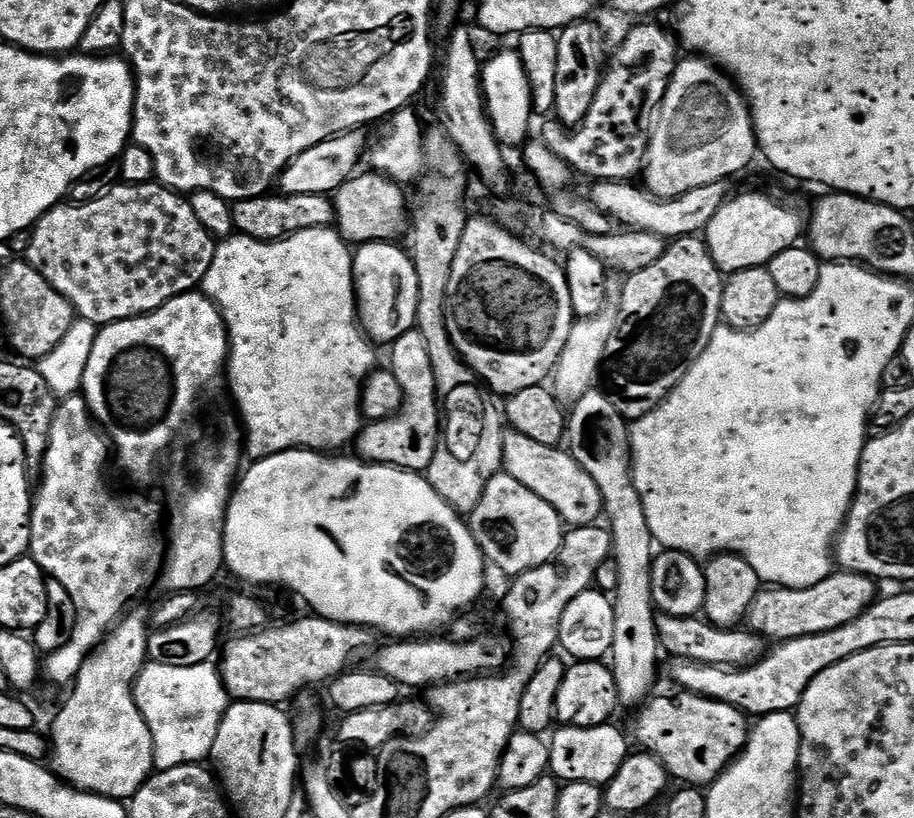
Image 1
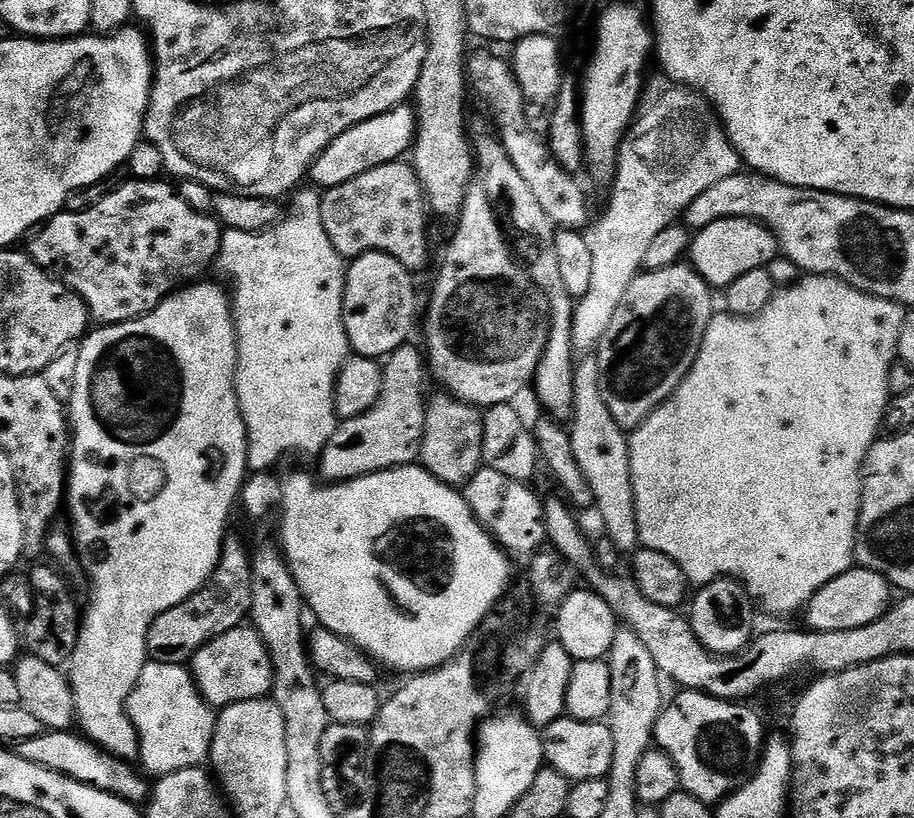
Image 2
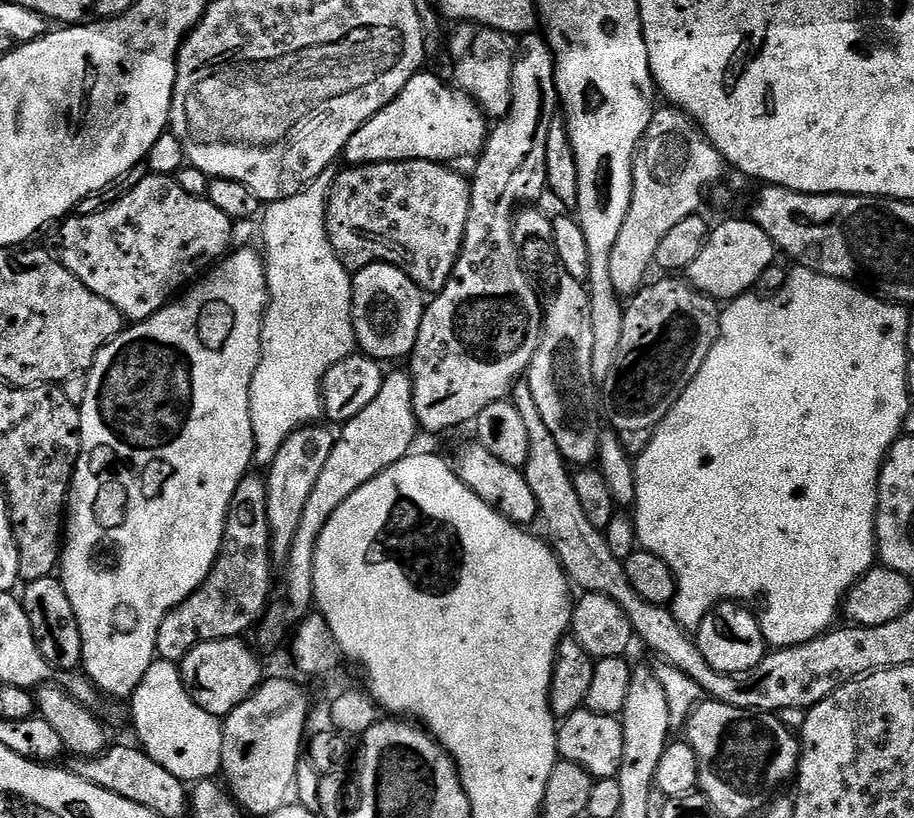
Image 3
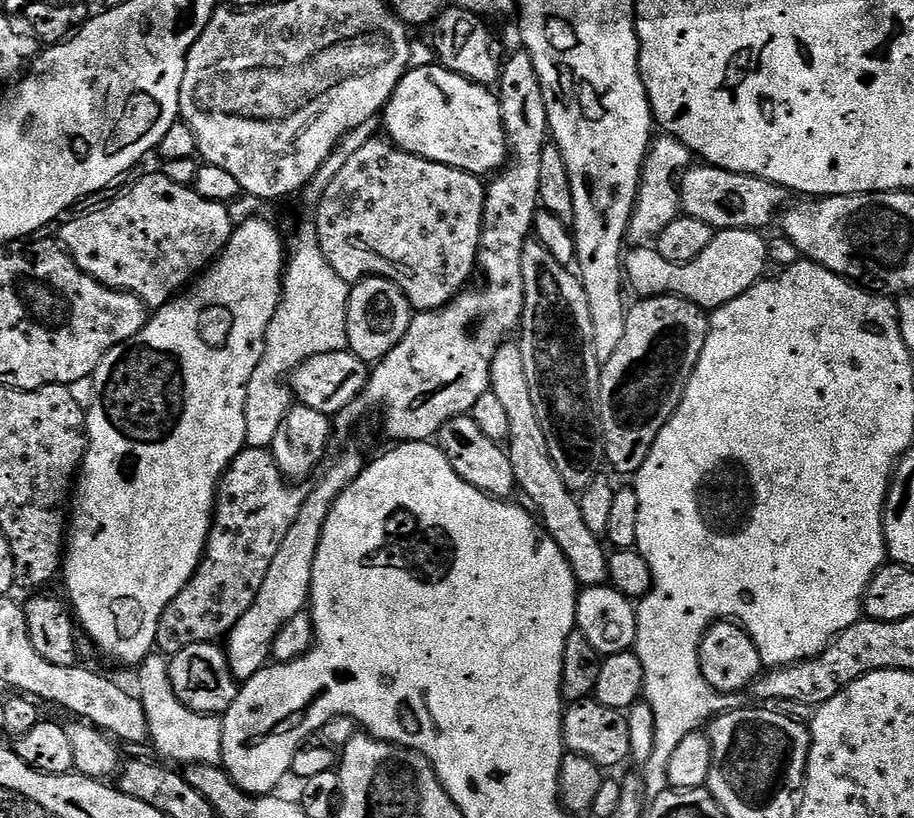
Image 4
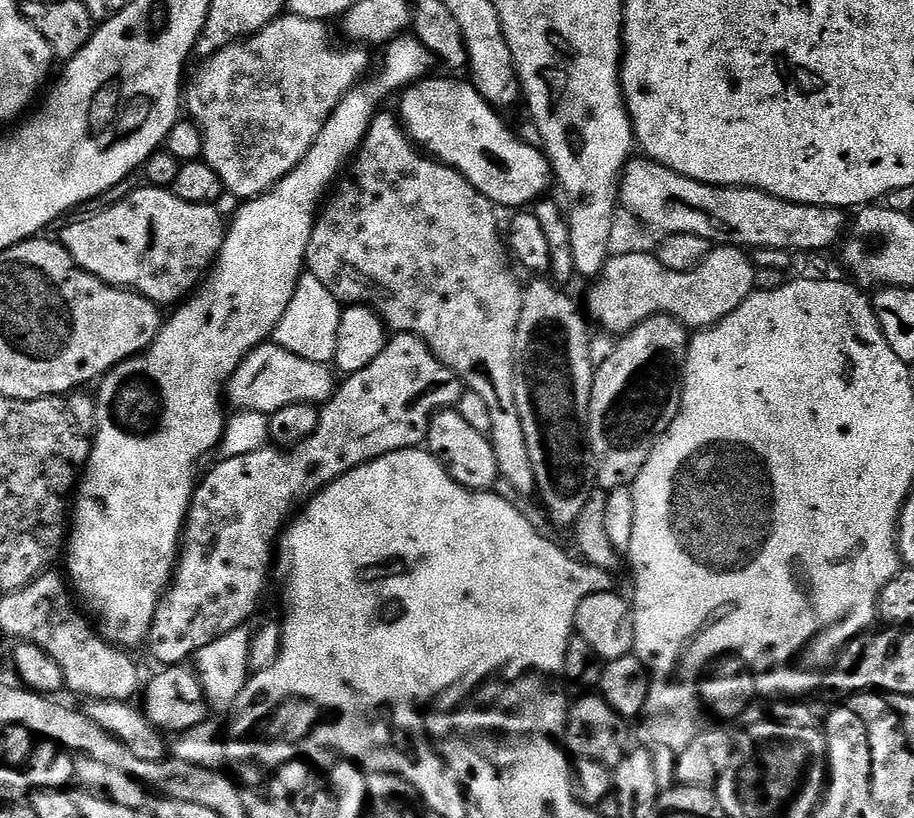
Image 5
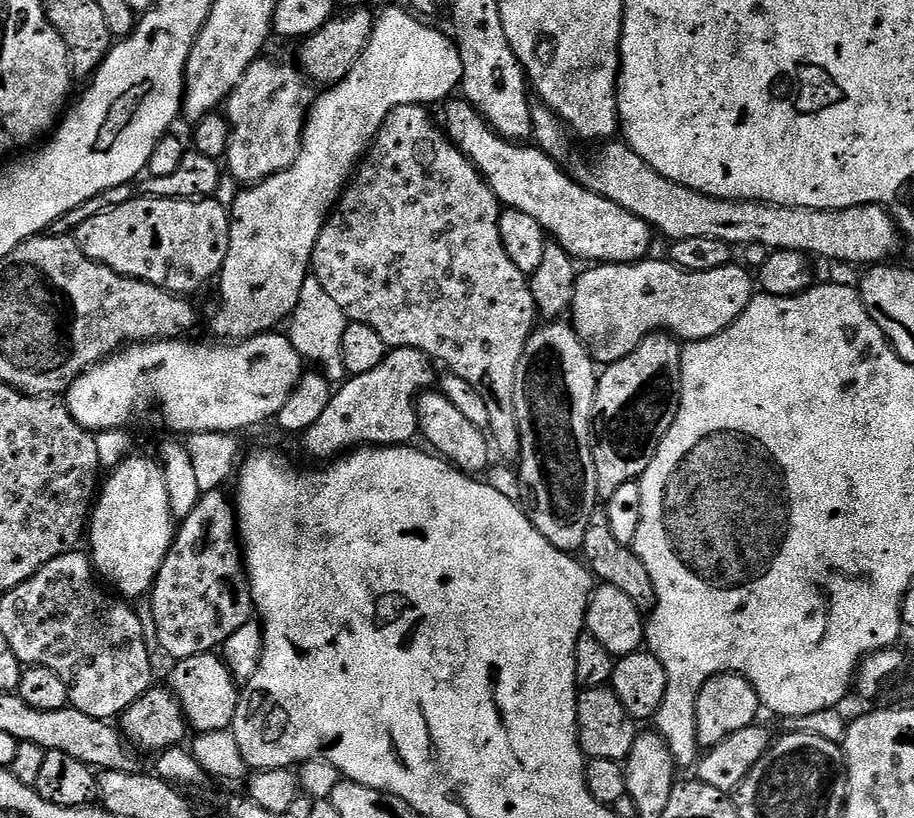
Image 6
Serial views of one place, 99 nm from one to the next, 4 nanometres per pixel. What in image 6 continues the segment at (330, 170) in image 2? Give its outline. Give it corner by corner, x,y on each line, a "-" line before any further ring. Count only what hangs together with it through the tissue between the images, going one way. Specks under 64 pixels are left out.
452,98
443,105
443,108
444,120
442,116
442,127
444,131
448,133
448,139
451,140
452,143
455,144
465,156
467,156
468,161
479,170
481,176
484,177
485,182
488,183
490,190
495,194
496,199
500,201
501,205
503,205
504,208
522,210
522,214
530,214
530,218
534,218
534,222
538,222
542,227
544,227
545,233
547,233
547,235
551,237
555,243
561,244
562,247
564,247
565,250
568,251
577,261
583,262
583,260
592,260
588,262
599,262
602,264
635,264
636,261
645,259
645,257
651,253
648,251
652,248
652,236
654,237
654,230
645,222
645,220
638,218
634,214
630,214
626,210
622,210
622,206
618,206
614,202
610,202
607,198
605,198
605,196
599,196
598,193
592,192
589,188
585,188
581,181
573,178
569,175
569,173
568,177
567,174
560,169
563,167
561,167
557,161
550,159
540,148
535,146
524,148
528,146
525,146
520,142
502,139
502,137
499,136
478,113
476,113
476,109
473,108
467,100
463,98

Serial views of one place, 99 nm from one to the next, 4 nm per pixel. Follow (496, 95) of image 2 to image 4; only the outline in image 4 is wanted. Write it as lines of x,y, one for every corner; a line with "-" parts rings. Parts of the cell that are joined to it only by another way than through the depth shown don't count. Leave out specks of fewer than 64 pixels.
448,8
430,25
432,44
436,47
439,63
451,72
473,80
475,84
485,86
499,85
500,75
504,73
506,51
500,45
500,40
484,26
485,21
475,12
467,12
461,8

